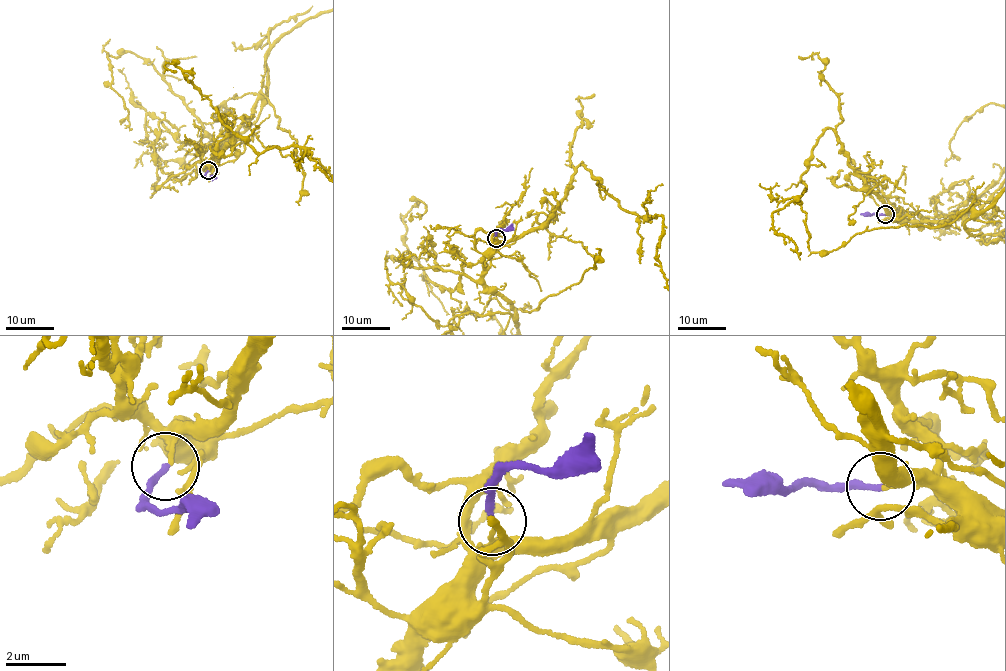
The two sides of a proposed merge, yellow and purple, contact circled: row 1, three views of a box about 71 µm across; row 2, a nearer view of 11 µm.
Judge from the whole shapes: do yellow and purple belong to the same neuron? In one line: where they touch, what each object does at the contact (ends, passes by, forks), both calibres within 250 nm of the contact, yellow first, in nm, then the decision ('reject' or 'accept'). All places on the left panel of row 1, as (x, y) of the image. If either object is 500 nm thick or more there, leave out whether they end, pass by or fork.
at (208, 170); yellow forks there; purple ends there; 90 nm thick on the yellow side, 200 nm on the other; reject

